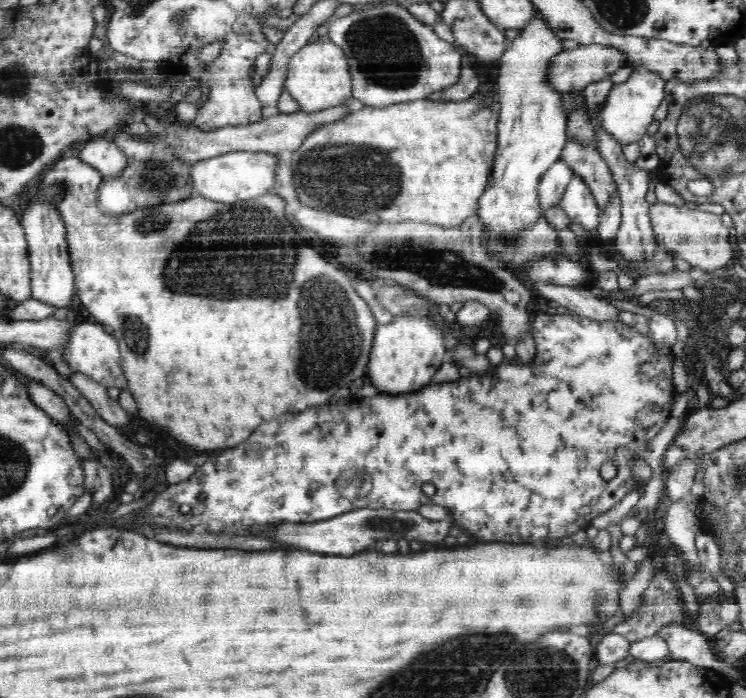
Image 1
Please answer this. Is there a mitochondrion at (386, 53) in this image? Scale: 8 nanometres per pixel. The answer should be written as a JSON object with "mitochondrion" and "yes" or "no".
{"mitochondrion":"yes"}

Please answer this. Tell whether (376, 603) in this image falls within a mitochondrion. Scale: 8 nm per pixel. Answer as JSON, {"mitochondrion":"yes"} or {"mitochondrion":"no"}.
{"mitochondrion":"no"}

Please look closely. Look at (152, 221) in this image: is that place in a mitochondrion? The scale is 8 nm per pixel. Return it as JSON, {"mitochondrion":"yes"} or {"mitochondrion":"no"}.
{"mitochondrion":"yes"}

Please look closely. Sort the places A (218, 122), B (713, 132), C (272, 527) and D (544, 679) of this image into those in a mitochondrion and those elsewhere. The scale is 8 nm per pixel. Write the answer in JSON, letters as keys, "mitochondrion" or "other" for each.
{"A":"other","B":"mitochondrion","C":"other","D":"mitochondrion"}

